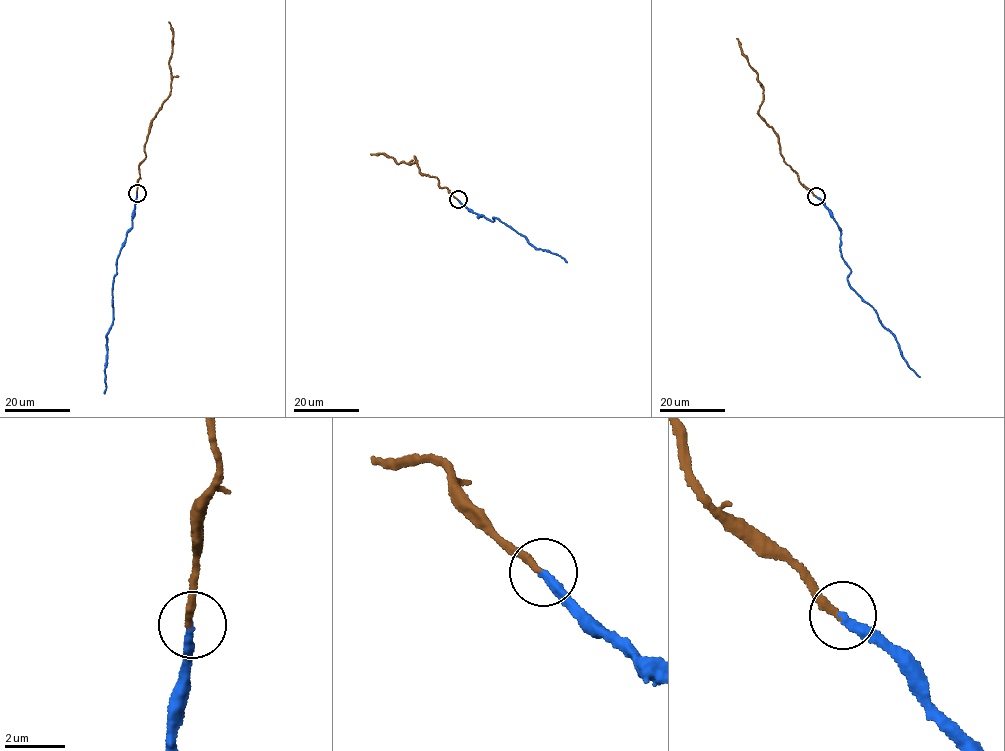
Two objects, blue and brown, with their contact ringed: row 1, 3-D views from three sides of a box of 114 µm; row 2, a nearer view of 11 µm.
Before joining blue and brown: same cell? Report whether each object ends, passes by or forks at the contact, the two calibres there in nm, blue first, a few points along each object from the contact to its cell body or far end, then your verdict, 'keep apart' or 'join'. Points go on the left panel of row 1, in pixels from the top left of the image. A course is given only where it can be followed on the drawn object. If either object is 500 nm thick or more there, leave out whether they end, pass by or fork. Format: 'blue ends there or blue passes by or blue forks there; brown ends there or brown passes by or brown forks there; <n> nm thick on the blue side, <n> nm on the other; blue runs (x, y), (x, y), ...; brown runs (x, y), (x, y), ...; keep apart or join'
blue ends there; brown ends there; 280 nm thick on the blue side, 260 nm on the other; blue runs (137, 192), (132, 224), (120, 250), (114, 277), (113, 324), (106, 337), (104, 394); brown runs (137, 192), (139, 166), (146, 157), (144, 146), (148, 128), (171, 91), (169, 63), (173, 38), (168, 22); join

